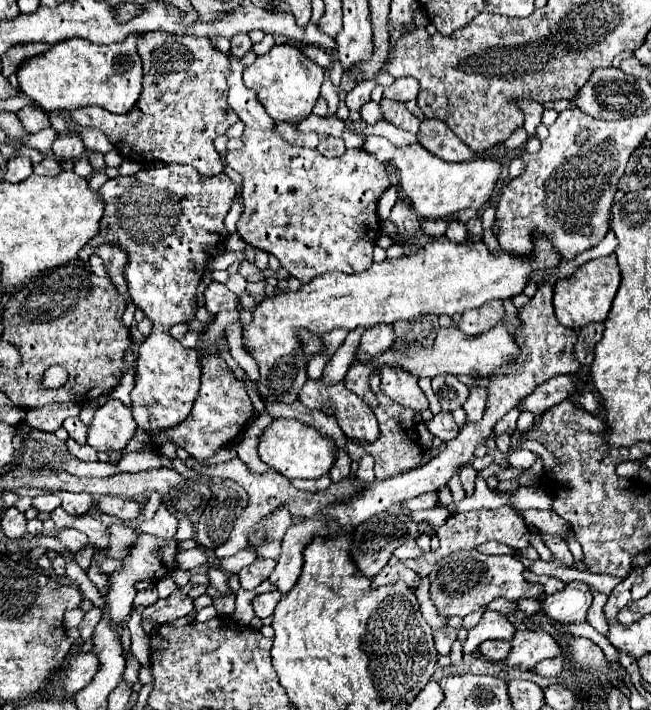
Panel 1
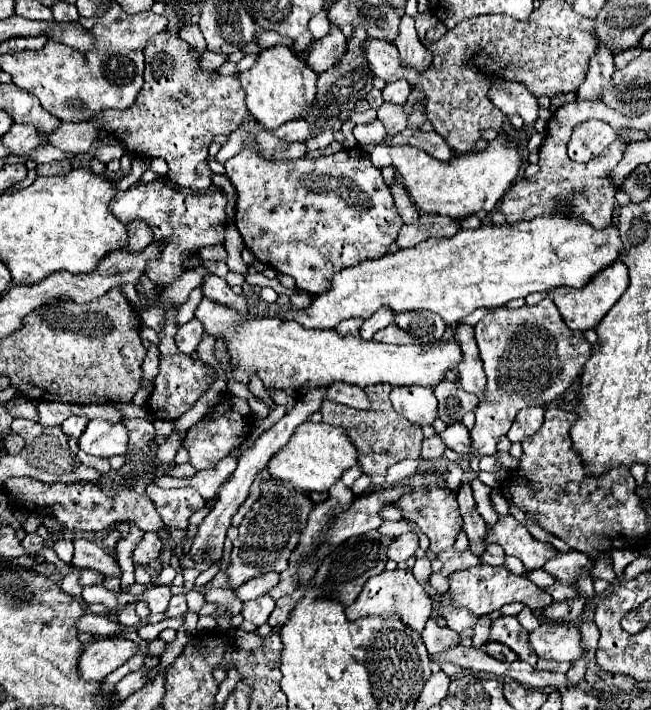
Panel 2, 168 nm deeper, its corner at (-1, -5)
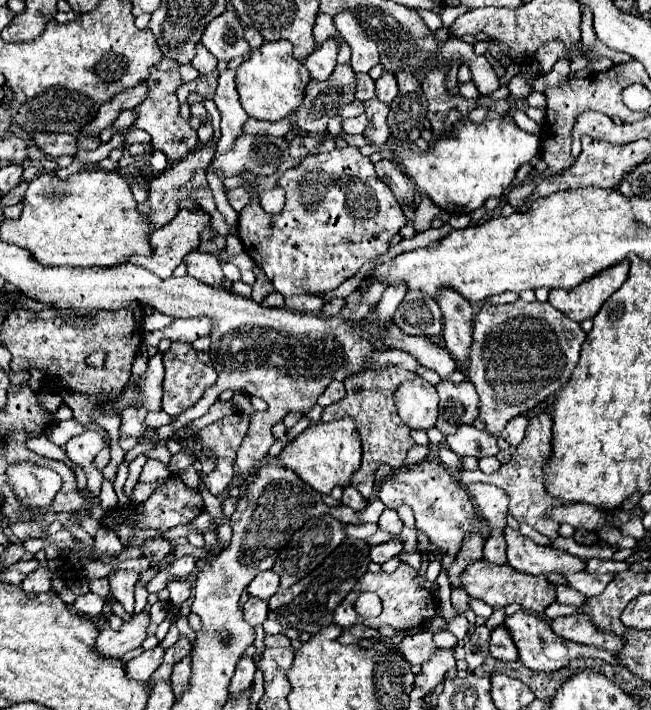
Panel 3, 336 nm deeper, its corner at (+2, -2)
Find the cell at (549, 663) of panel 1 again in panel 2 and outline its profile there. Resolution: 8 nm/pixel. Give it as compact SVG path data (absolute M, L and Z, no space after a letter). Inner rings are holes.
M499 617L497 621L493 621L491 627L491 641L499 641L507 647L511 647L521 661L529 663L535 669L541 671L555 671L555 673L567 673L571 669L571 663L559 663L559 661L547 661L541 659L529 645L529 631L525 631L521 627L521 623L517 621L517 617Z

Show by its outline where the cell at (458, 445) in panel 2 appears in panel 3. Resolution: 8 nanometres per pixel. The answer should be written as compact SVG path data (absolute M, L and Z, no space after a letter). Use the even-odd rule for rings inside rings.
M464 424L462 428L458 428L452 436L446 438L446 442L448 442L448 448L458 456L484 458L484 456L496 456L500 452L496 438L492 438L484 430L478 430L470 424Z

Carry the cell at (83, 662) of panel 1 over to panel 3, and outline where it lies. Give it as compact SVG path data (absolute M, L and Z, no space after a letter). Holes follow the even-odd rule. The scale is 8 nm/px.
M146 612L134 614L132 622L126 622L120 630L102 628L96 638L96 652L104 658L120 660L126 652L138 648L146 640L146 626L150 616Z

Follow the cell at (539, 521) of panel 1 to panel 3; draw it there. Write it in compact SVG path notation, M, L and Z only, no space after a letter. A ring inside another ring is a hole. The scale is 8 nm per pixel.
M584 568L584 570L580 570L576 574L568 574L564 578L572 588L576 588L586 598L590 598L590 596L600 594L608 586L608 582L614 578L614 574L592 574Z

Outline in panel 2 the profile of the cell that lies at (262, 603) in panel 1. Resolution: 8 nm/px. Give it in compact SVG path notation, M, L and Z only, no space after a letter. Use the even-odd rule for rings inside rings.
M263 595L253 601L247 601L241 615L245 617L245 621L251 621L255 625L263 625L263 623L267 623L273 609L275 609L275 601L269 595Z

